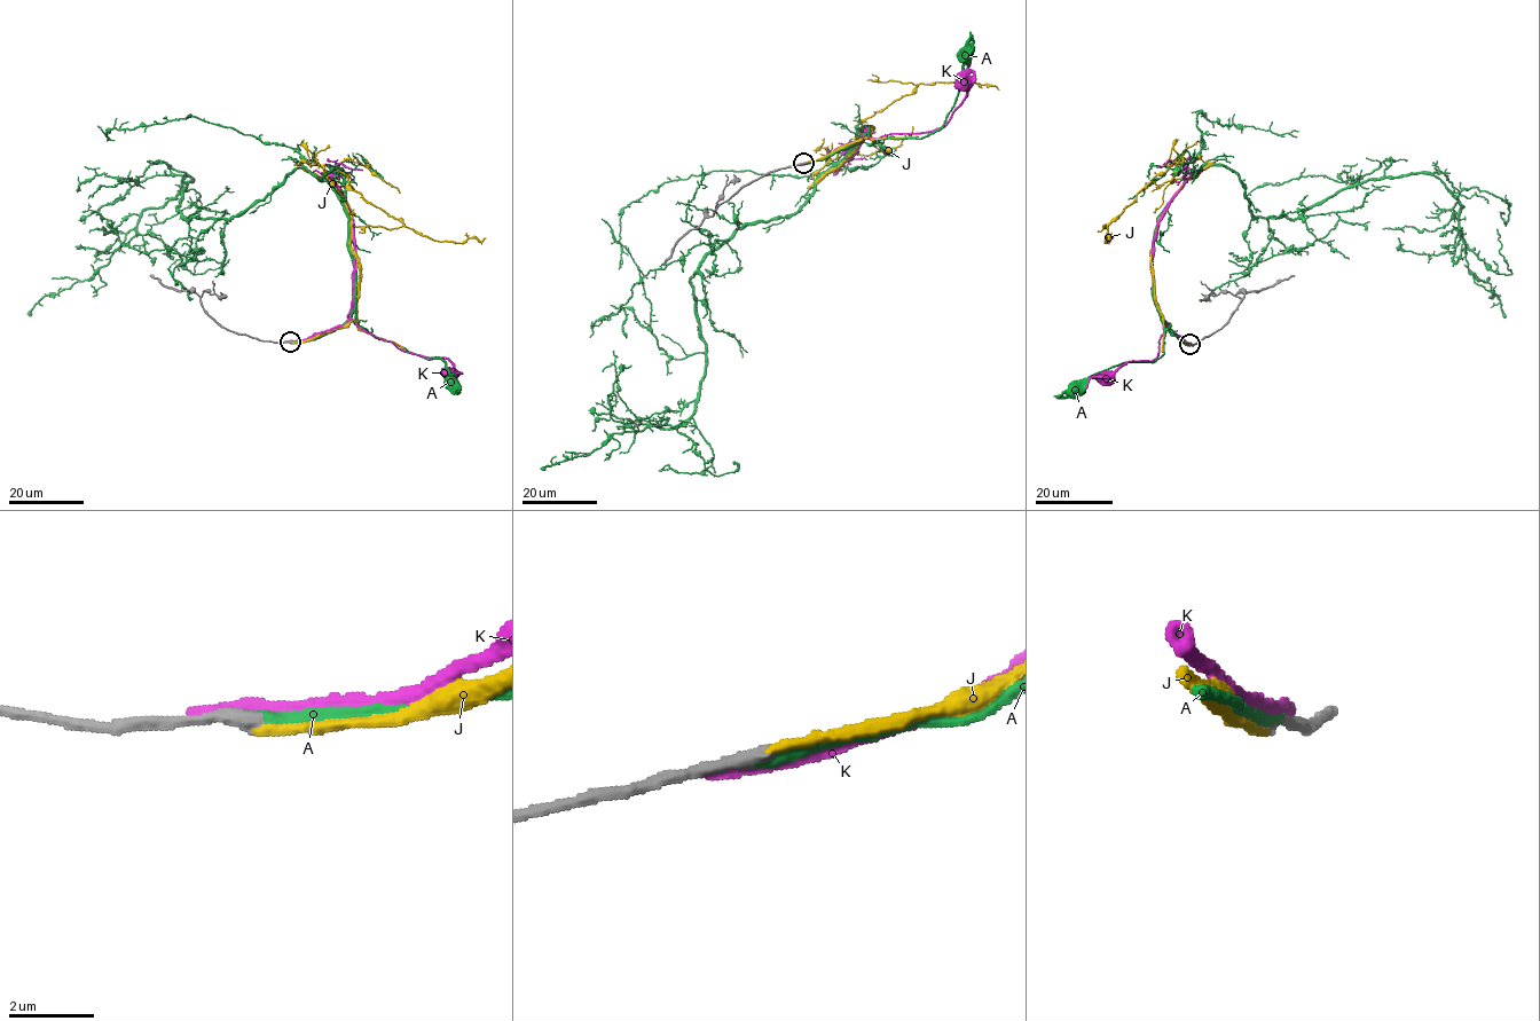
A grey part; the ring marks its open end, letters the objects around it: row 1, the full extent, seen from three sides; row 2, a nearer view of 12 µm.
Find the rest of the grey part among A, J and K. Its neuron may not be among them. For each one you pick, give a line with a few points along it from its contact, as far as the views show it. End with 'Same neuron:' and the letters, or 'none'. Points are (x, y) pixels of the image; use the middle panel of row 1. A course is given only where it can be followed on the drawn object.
A: it runs (803, 163), (822, 160), (858, 143), (867, 134), (881, 140), (920, 139), (936, 131), (957, 96), (967, 53)
Same neuron: A

